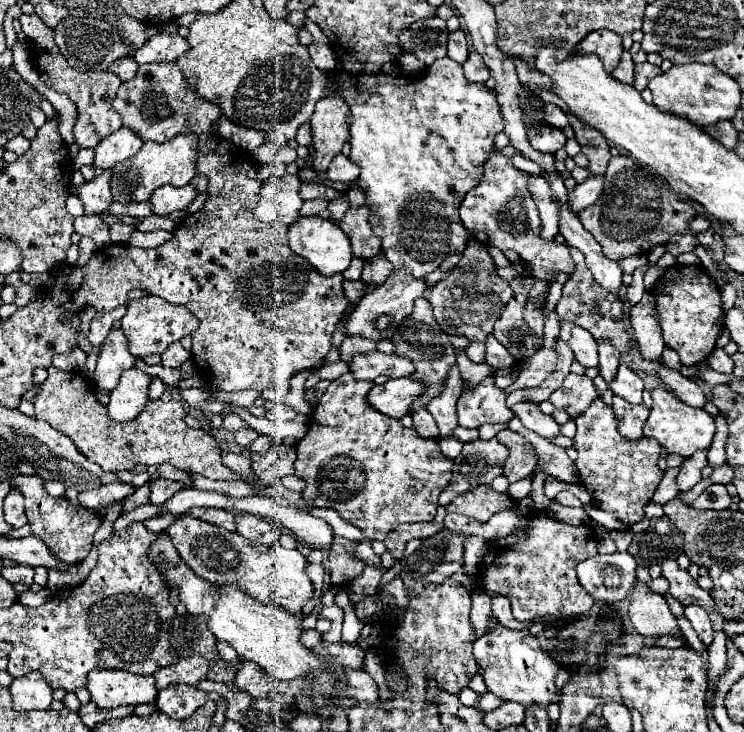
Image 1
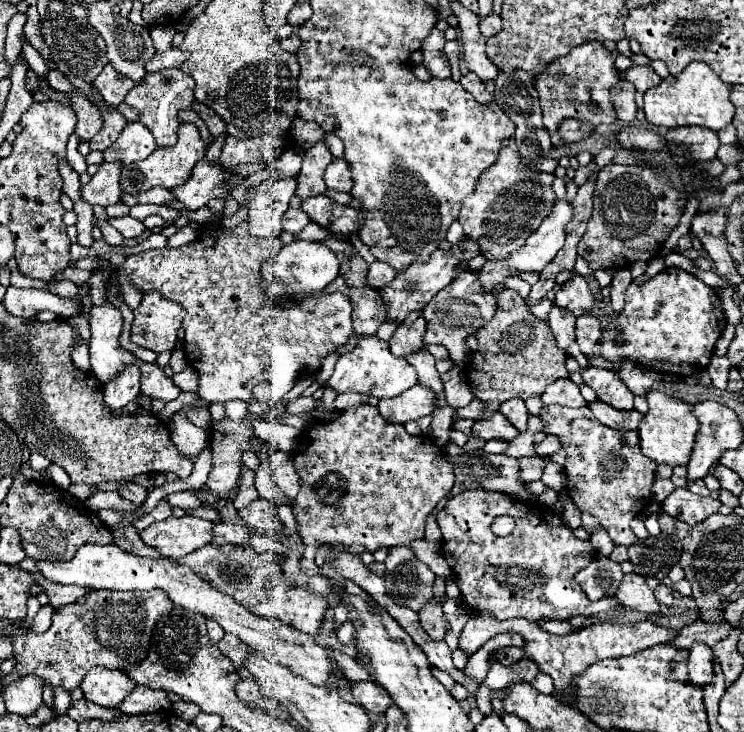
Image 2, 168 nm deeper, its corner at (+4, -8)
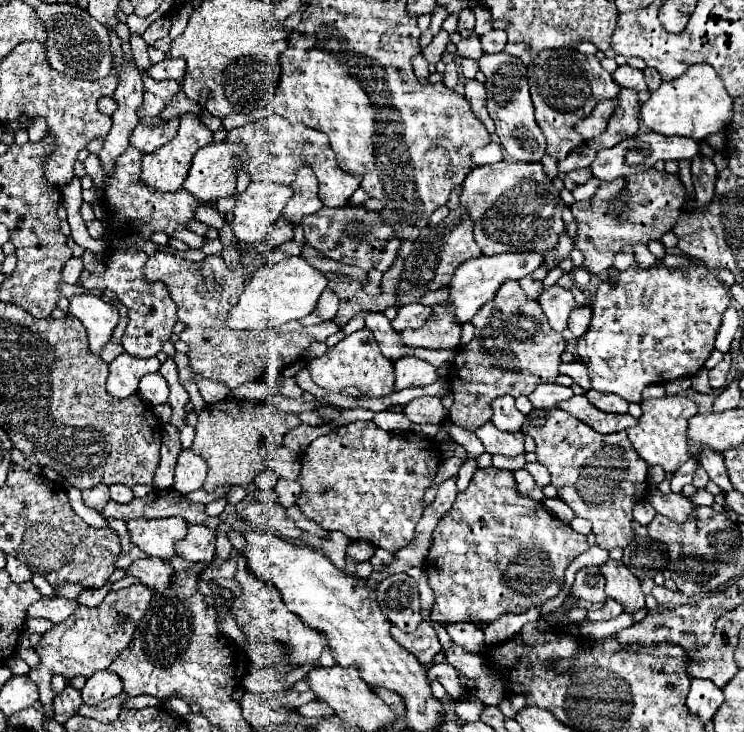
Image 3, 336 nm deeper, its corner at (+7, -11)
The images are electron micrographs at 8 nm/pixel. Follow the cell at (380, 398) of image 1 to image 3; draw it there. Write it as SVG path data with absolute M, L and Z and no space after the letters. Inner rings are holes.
M420 397L404 407L404 415L412 423L444 423L448 419L448 409L444 409L440 397Z

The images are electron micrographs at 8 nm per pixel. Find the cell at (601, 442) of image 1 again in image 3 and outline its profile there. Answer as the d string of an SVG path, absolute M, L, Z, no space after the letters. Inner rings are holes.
M550 409L544 427L534 427L526 419L522 431L530 433L536 441L538 461L548 469L552 485L558 489L558 499L562 499L576 517L592 523L596 545L606 551L626 547L634 539L630 527L632 507L648 489L648 465L632 449L626 431L600 435L560 409Z

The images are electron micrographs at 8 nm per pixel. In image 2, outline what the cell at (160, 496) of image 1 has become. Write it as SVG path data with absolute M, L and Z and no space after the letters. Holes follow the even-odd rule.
M127 482L127 484L119 490L119 494L121 494L123 498L131 500L133 504L141 504L141 502L147 498L149 490L143 488L143 486L139 486L139 484L135 484L135 482Z

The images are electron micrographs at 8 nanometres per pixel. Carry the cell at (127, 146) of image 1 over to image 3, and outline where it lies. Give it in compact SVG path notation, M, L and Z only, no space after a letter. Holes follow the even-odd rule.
M174 117L172 121L168 123L162 123L162 125L146 125L146 123L138 123L138 127L134 129L134 135L130 137L130 143L144 151L144 153L152 153L154 149L158 149L160 145L172 141L178 133L178 125L180 125L180 119Z

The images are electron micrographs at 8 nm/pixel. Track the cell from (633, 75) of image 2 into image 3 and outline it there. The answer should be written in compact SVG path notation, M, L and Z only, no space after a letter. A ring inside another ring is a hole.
M622 65L612 73L614 83L618 83L624 89L634 89L634 91L646 91L648 85L644 83L644 73L630 67L630 65Z

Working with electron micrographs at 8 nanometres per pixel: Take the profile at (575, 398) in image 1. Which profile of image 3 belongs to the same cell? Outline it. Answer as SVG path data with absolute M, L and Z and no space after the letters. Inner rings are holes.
M544 383L544 385L538 385L536 391L528 399L532 401L534 409L550 409L556 403L570 399L572 395L574 393L572 393L570 387L562 387L562 385L556 385L556 383Z

